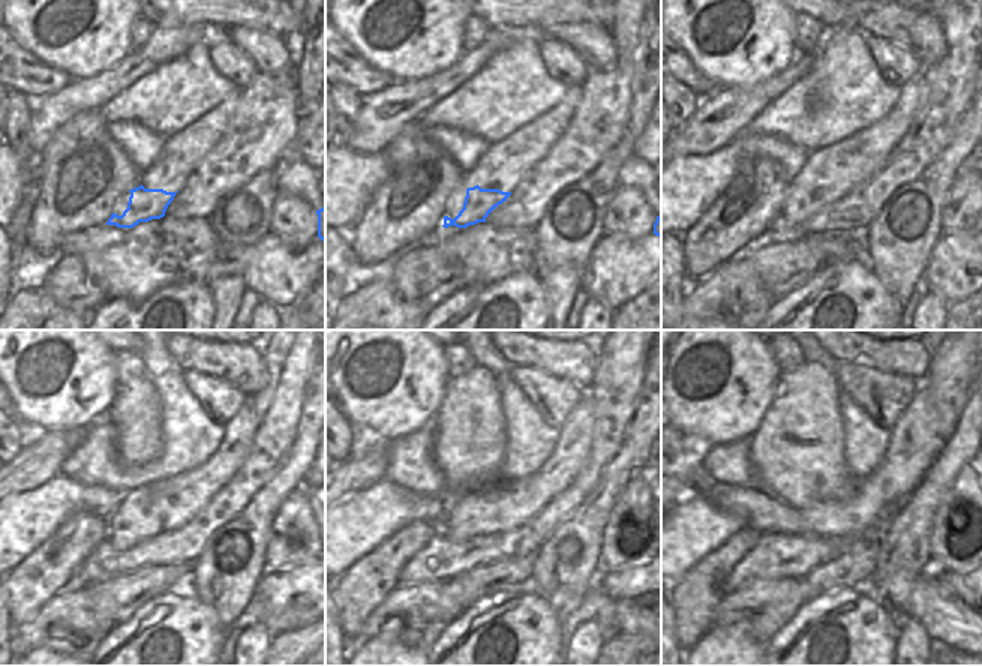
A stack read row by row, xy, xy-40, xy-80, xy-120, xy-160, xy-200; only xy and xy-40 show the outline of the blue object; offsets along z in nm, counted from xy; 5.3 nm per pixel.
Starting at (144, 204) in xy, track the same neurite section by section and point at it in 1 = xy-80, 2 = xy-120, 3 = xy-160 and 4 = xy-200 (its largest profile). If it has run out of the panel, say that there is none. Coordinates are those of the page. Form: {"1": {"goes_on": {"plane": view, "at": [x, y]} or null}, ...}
{"1": {"goes_on": {"plane": "xy-80", "at": [813, 200]}}, "2": {"goes_on": {"plane": "xy-120", "at": [143, 528]}}, "3": {"goes_on": {"plane": "xy-160", "at": [477, 527]}}, "4": {"goes_on": {"plane": "xy-200", "at": [813, 525]}}}

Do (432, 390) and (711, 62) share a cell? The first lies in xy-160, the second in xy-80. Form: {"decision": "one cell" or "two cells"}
{"decision": "one cell"}

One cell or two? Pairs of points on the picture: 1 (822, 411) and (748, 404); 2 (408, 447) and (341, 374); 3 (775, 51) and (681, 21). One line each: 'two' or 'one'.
1: two
2: two
3: one

